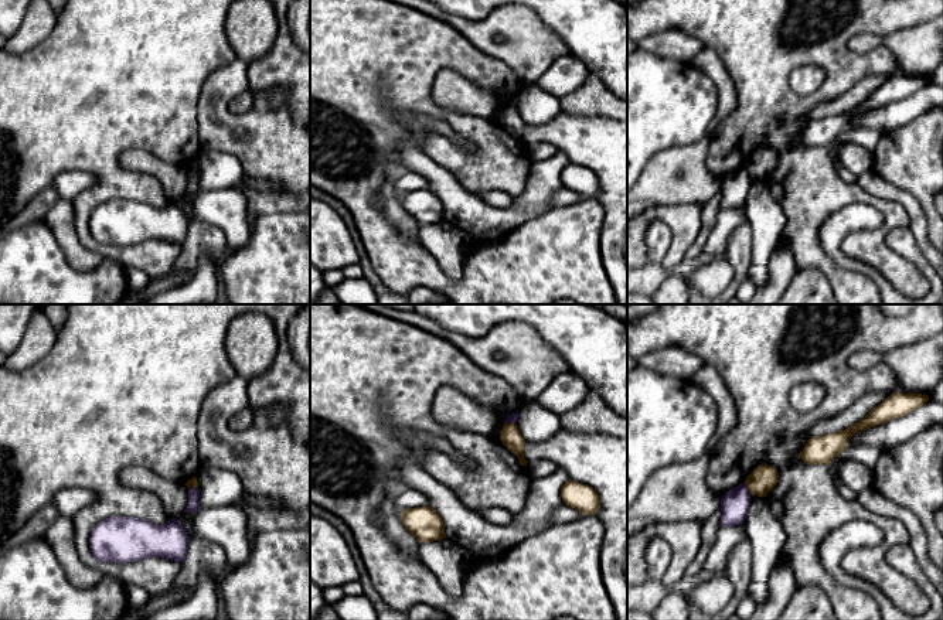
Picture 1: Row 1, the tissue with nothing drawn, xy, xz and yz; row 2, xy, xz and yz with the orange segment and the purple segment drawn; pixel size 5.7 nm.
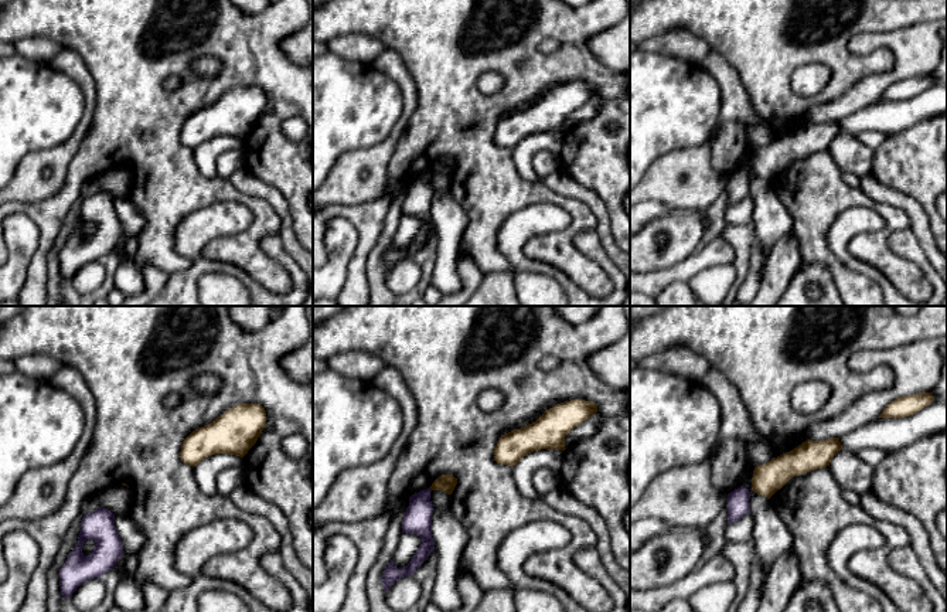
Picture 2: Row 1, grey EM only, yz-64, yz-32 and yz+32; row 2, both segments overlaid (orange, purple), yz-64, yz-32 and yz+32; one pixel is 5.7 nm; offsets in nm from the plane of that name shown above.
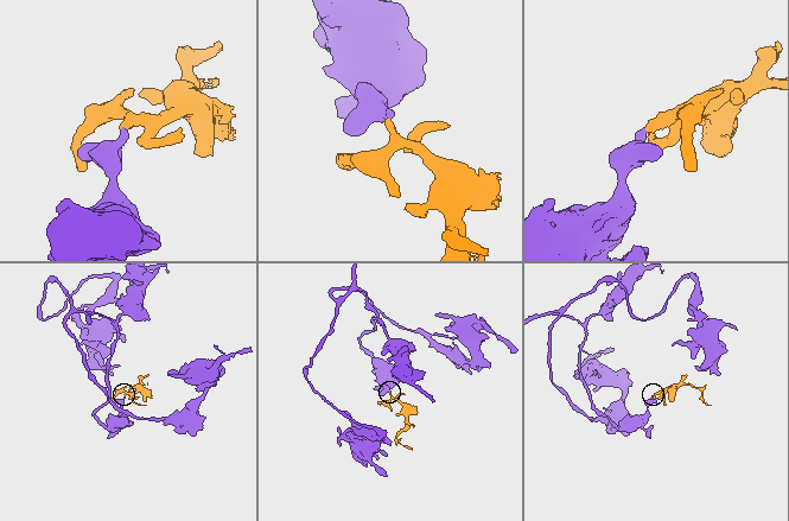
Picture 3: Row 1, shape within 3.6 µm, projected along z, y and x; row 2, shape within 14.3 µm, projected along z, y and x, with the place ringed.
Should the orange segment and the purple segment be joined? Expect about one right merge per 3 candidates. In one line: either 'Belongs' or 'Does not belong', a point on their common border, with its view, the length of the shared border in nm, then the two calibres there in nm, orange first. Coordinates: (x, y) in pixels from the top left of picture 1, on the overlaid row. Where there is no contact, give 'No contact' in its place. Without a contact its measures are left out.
Does not belong. Touches orange at yz (748, 489). Shared border 80 nm. Thickness 150 nm (orange) against 160 nm

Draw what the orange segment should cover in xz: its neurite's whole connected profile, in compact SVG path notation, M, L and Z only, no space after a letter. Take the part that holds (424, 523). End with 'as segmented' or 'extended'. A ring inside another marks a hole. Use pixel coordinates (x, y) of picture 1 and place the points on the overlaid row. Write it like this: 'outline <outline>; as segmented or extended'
outline M430 507L408 508L399 512L402 525L419 542L433 542L446 538L440 515Z; as segmented

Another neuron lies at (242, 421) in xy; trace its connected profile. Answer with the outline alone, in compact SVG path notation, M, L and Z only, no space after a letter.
M249 406L229 419L229 427L236 432L246 430L253 423L253 409Z

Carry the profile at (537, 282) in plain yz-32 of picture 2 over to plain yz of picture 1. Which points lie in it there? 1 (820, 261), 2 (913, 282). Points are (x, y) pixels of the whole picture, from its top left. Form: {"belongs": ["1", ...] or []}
{"belongs": ["1", "2"]}

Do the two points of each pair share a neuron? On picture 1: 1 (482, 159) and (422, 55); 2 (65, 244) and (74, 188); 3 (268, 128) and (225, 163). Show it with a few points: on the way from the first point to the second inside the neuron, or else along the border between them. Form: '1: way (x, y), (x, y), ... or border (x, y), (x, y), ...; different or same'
1: way (465, 130), (422, 96), (422, 84); same
2: border (53, 184), (57, 193), (71, 203); different
3: border (203, 147), (232, 153), (244, 173); different

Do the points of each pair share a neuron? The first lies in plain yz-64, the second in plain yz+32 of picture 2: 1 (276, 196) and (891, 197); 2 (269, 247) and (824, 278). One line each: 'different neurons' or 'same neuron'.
1: same neuron
2: same neuron

